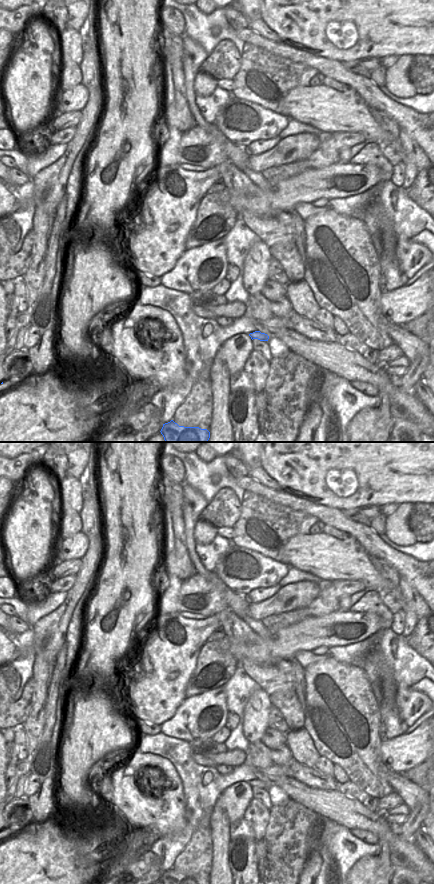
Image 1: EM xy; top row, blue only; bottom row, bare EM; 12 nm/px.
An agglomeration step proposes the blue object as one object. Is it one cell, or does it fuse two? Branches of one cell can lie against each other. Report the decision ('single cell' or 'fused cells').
single cell

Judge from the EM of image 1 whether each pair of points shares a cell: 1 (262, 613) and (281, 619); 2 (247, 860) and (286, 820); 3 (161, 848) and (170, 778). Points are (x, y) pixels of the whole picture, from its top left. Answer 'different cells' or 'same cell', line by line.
1: different cells
2: different cells
3: different cells

